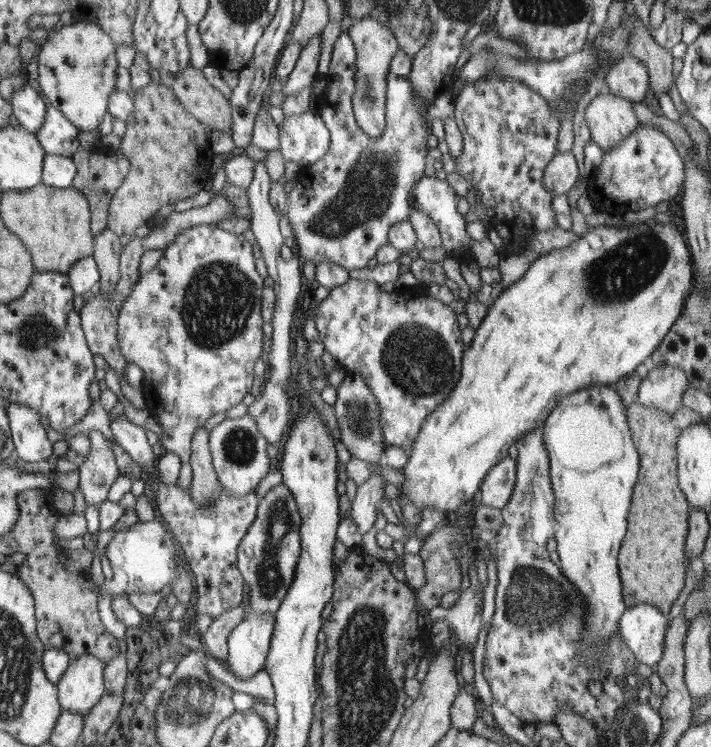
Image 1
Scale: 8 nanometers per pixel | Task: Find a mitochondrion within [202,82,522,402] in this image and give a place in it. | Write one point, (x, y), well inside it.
(367, 192)

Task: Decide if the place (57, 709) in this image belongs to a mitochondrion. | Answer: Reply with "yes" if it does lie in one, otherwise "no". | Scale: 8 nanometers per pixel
no

